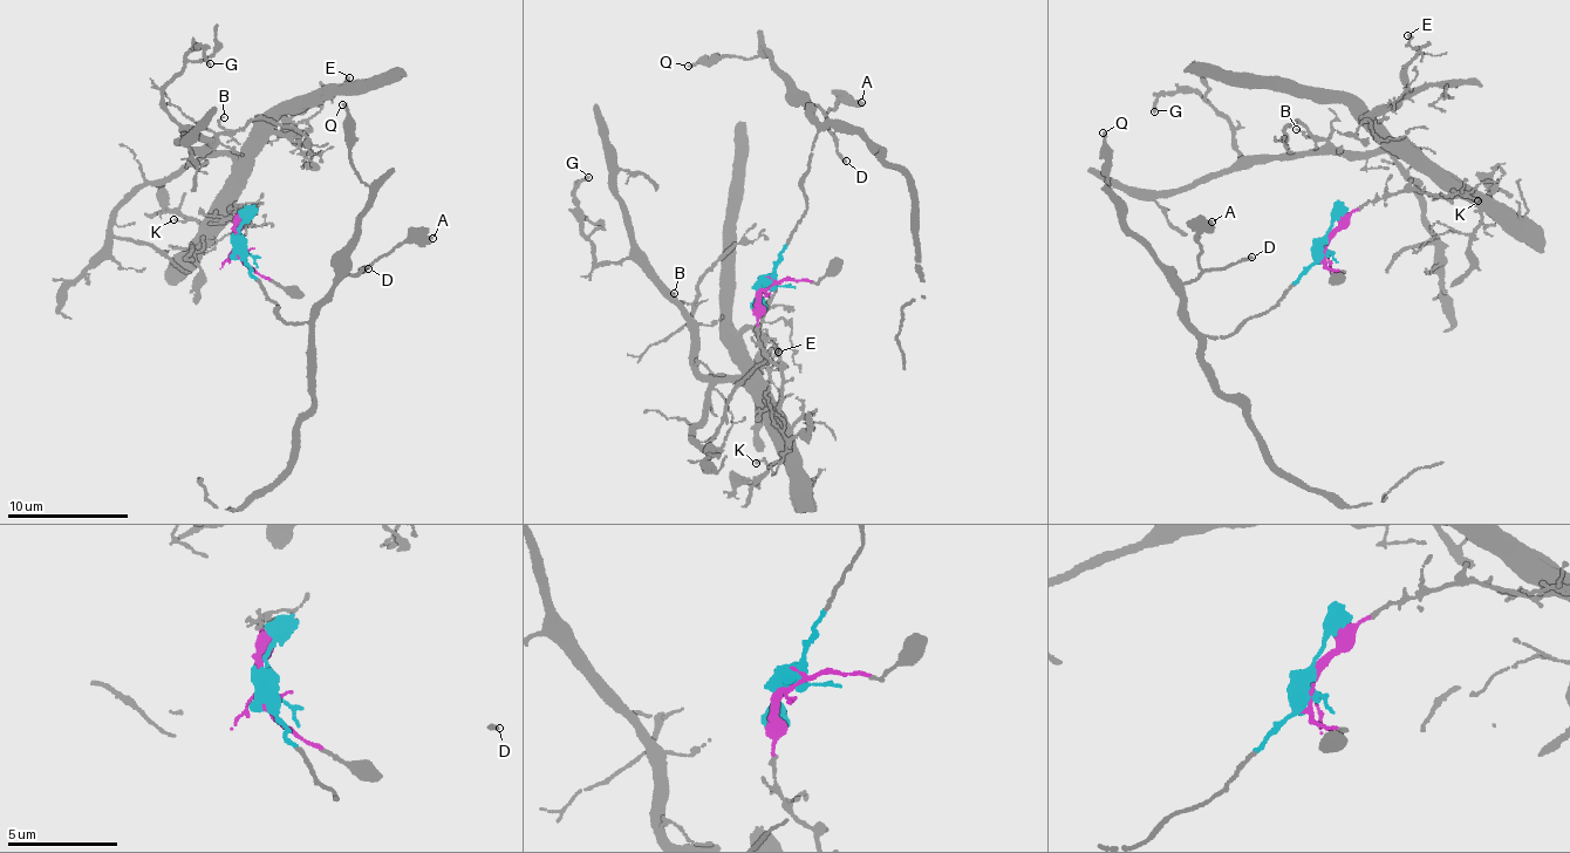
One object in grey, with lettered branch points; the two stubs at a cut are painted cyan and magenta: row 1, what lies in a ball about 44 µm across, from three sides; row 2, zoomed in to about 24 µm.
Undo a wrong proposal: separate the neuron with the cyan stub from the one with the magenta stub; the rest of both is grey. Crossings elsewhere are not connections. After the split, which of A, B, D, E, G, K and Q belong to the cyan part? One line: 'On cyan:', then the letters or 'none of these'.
On cyan: A, D, Q

